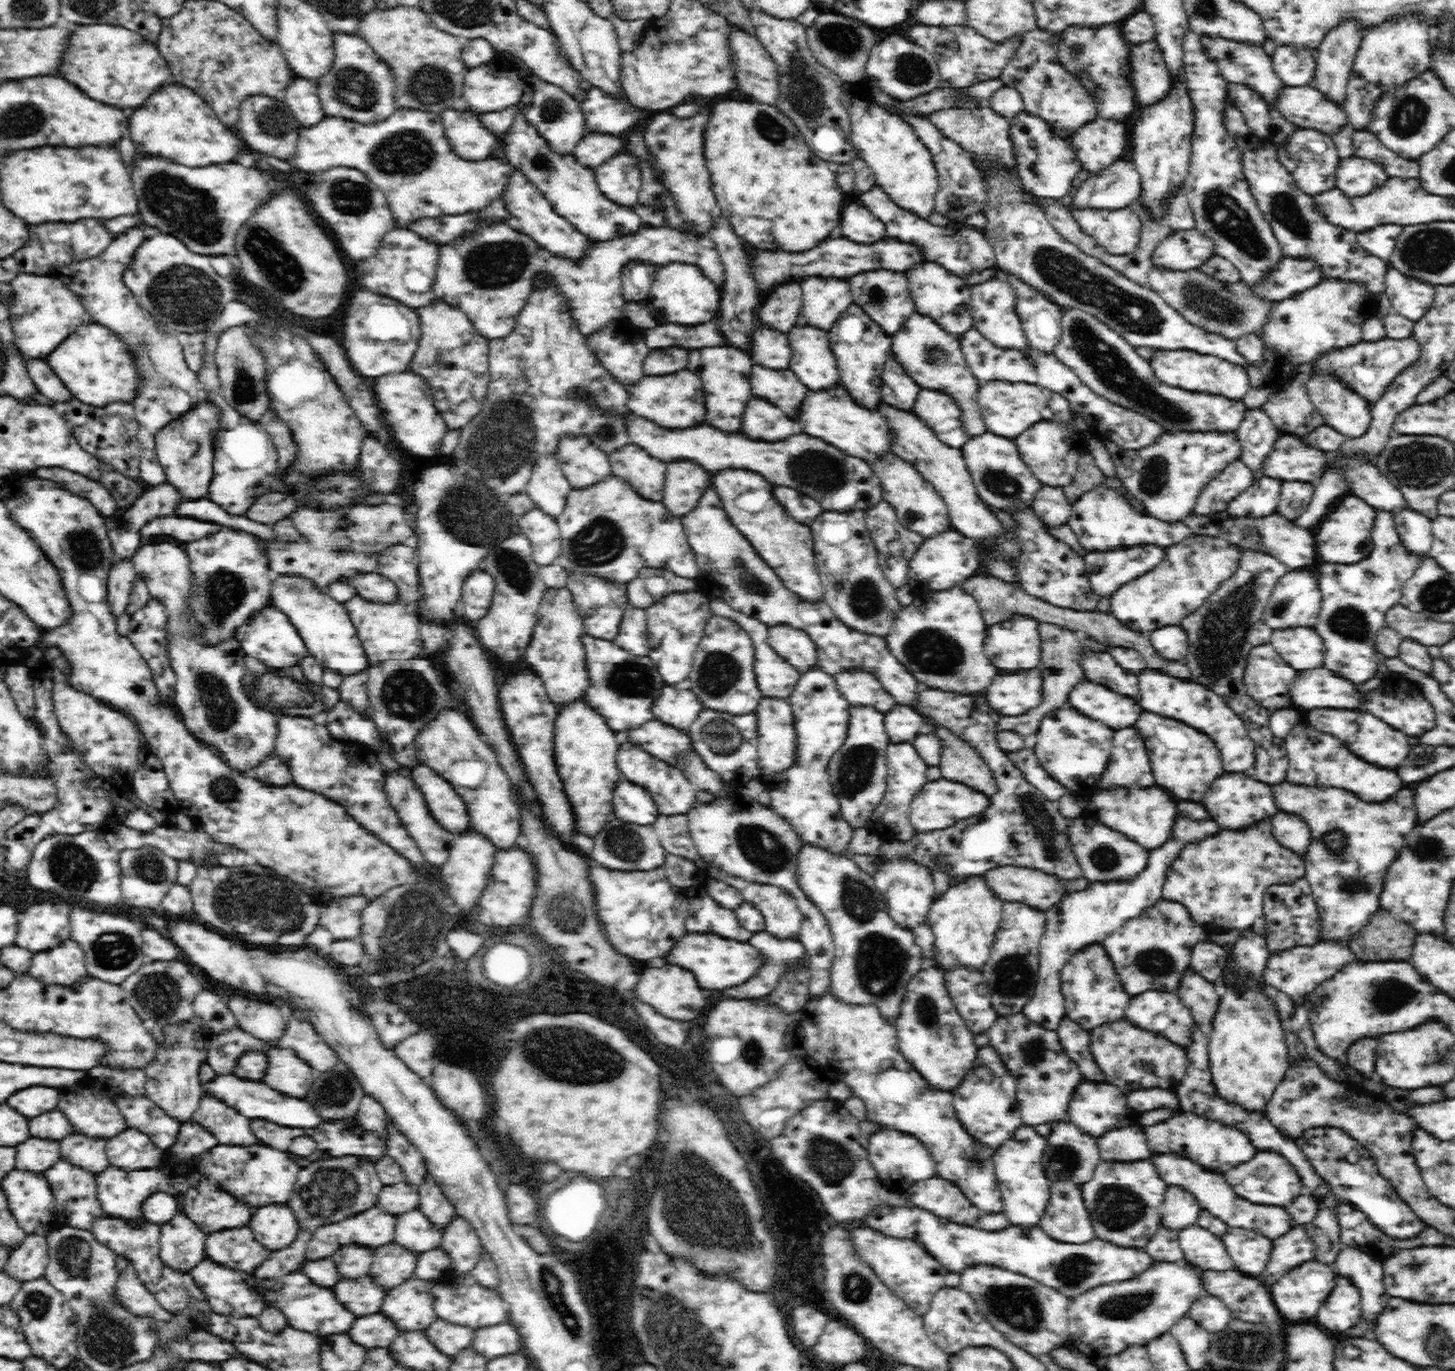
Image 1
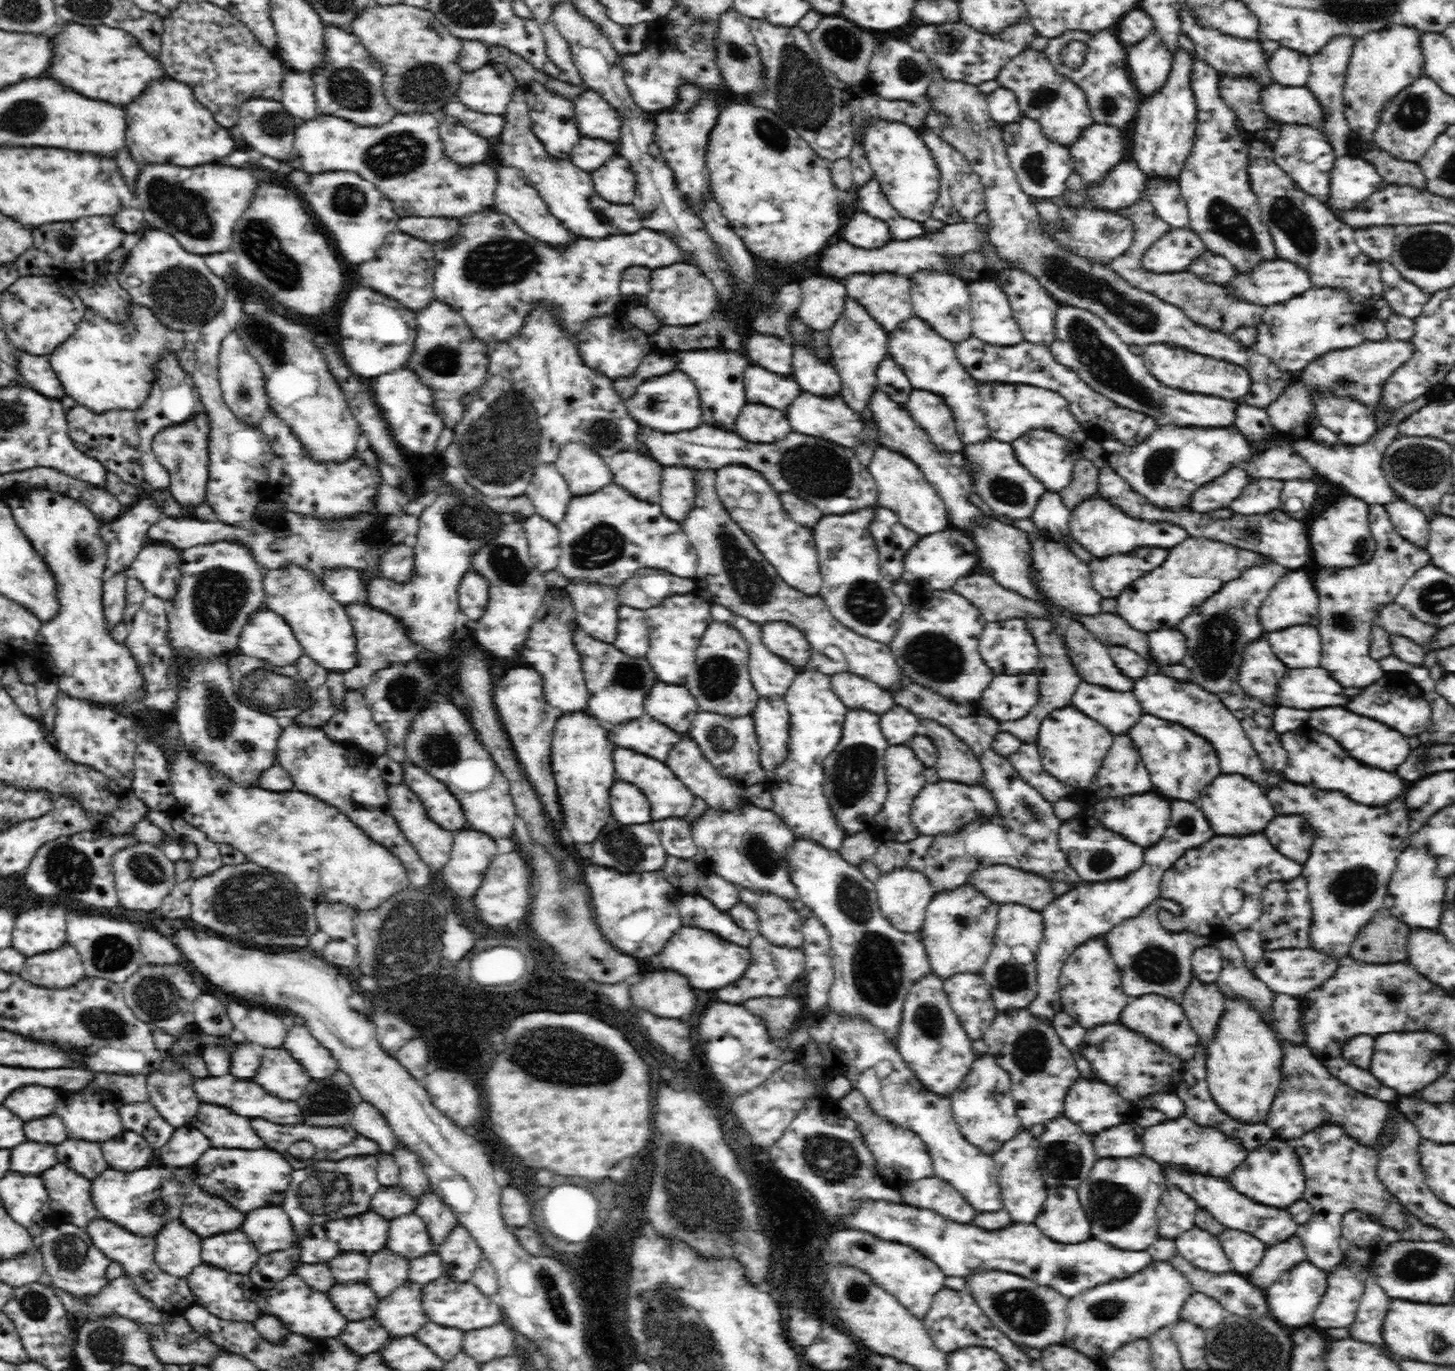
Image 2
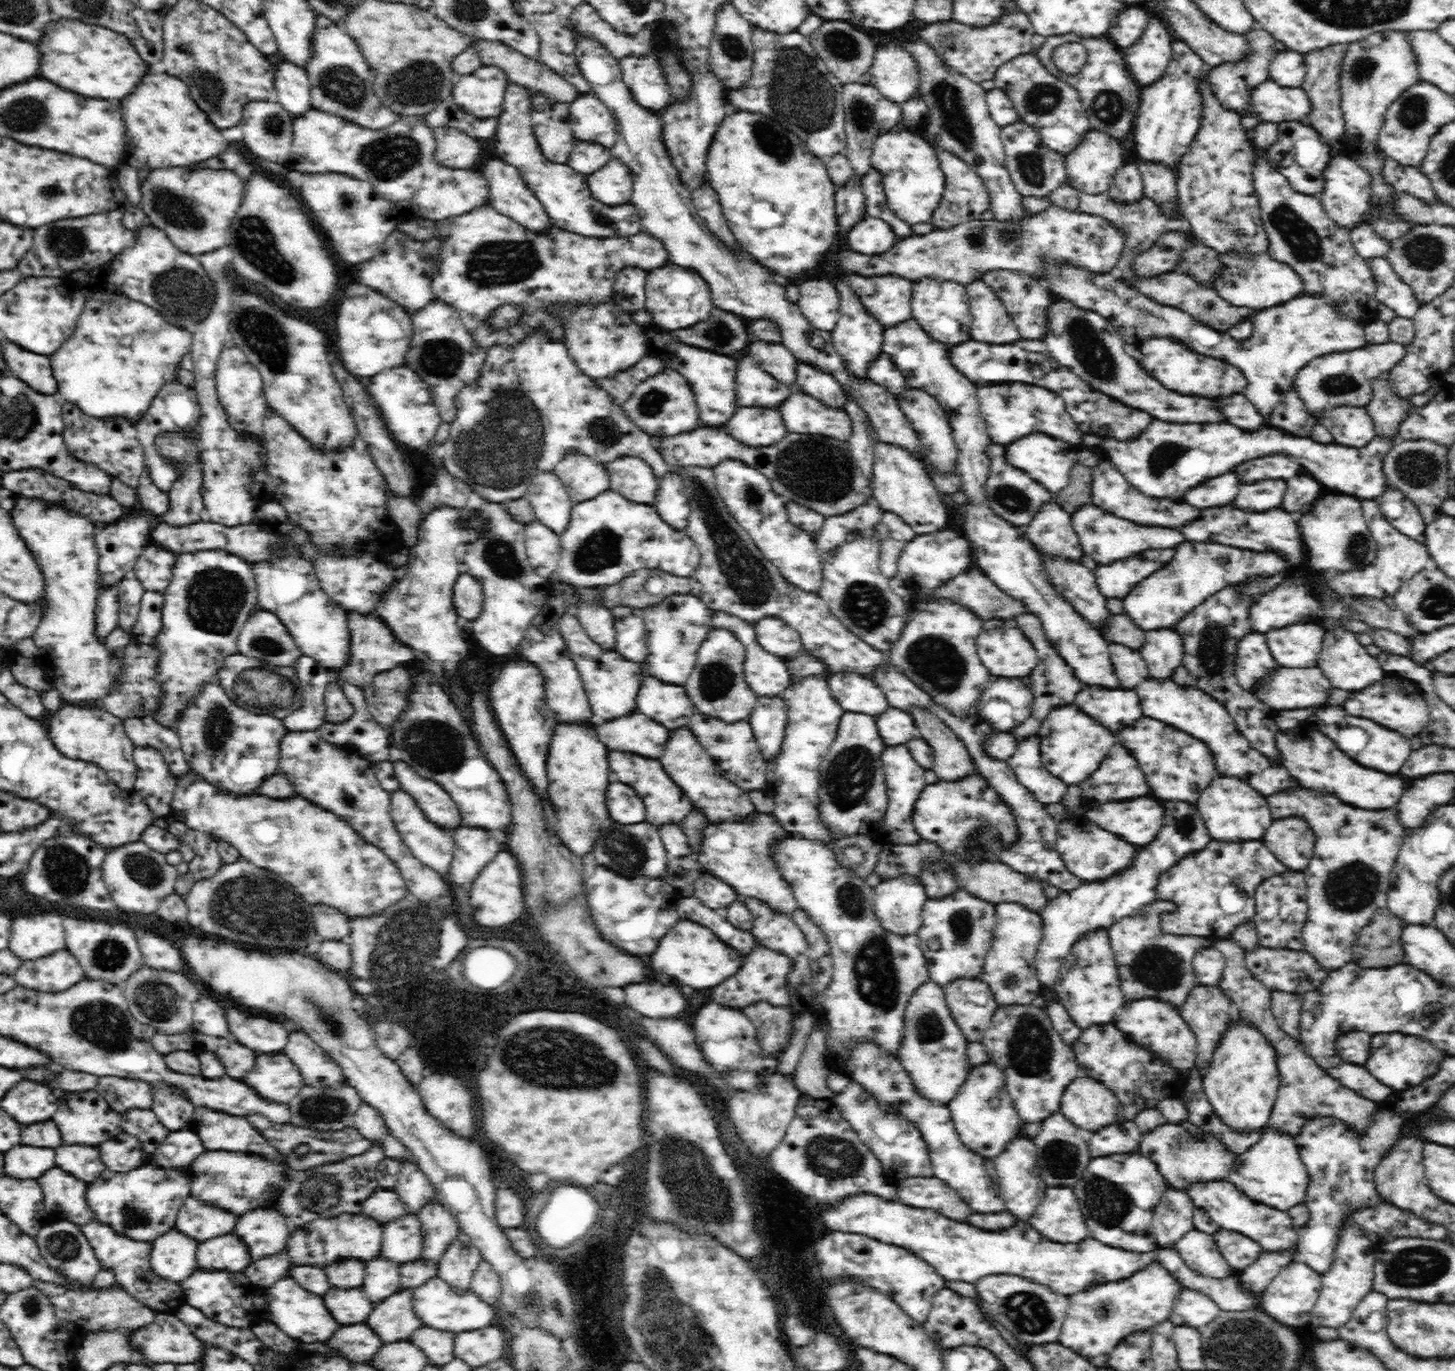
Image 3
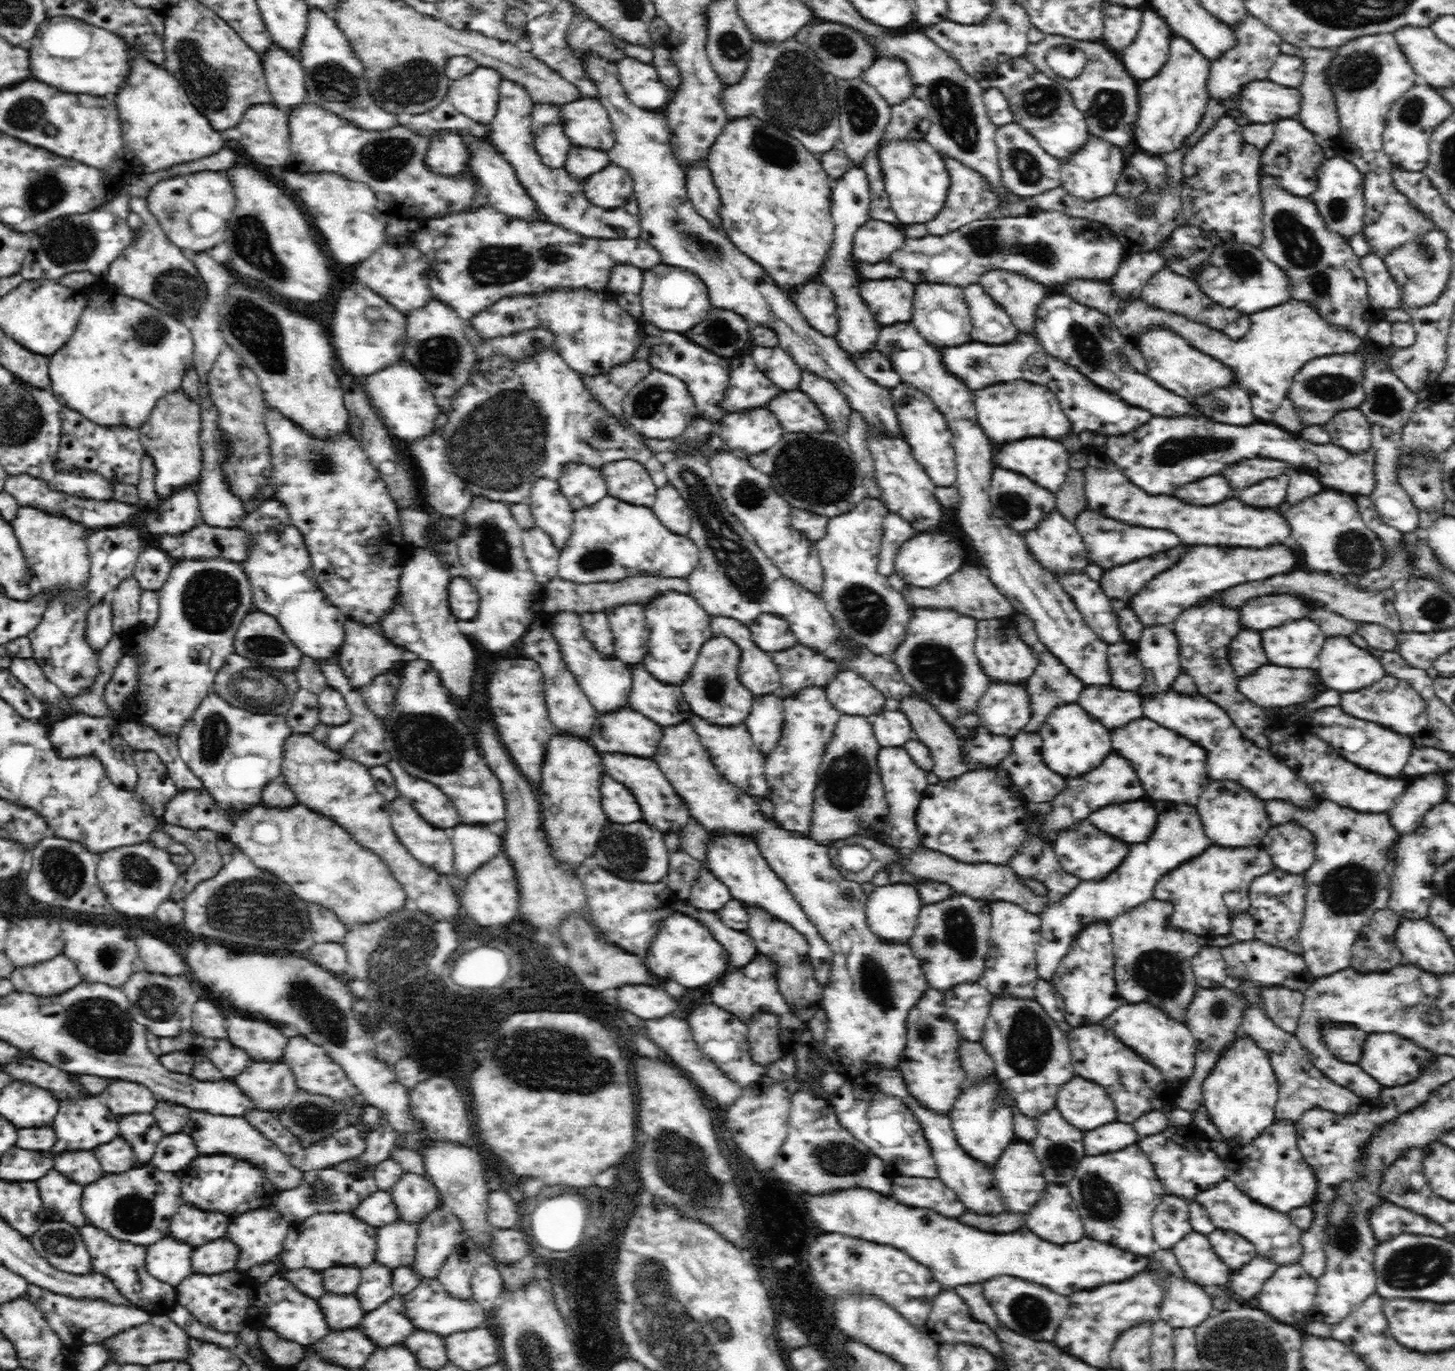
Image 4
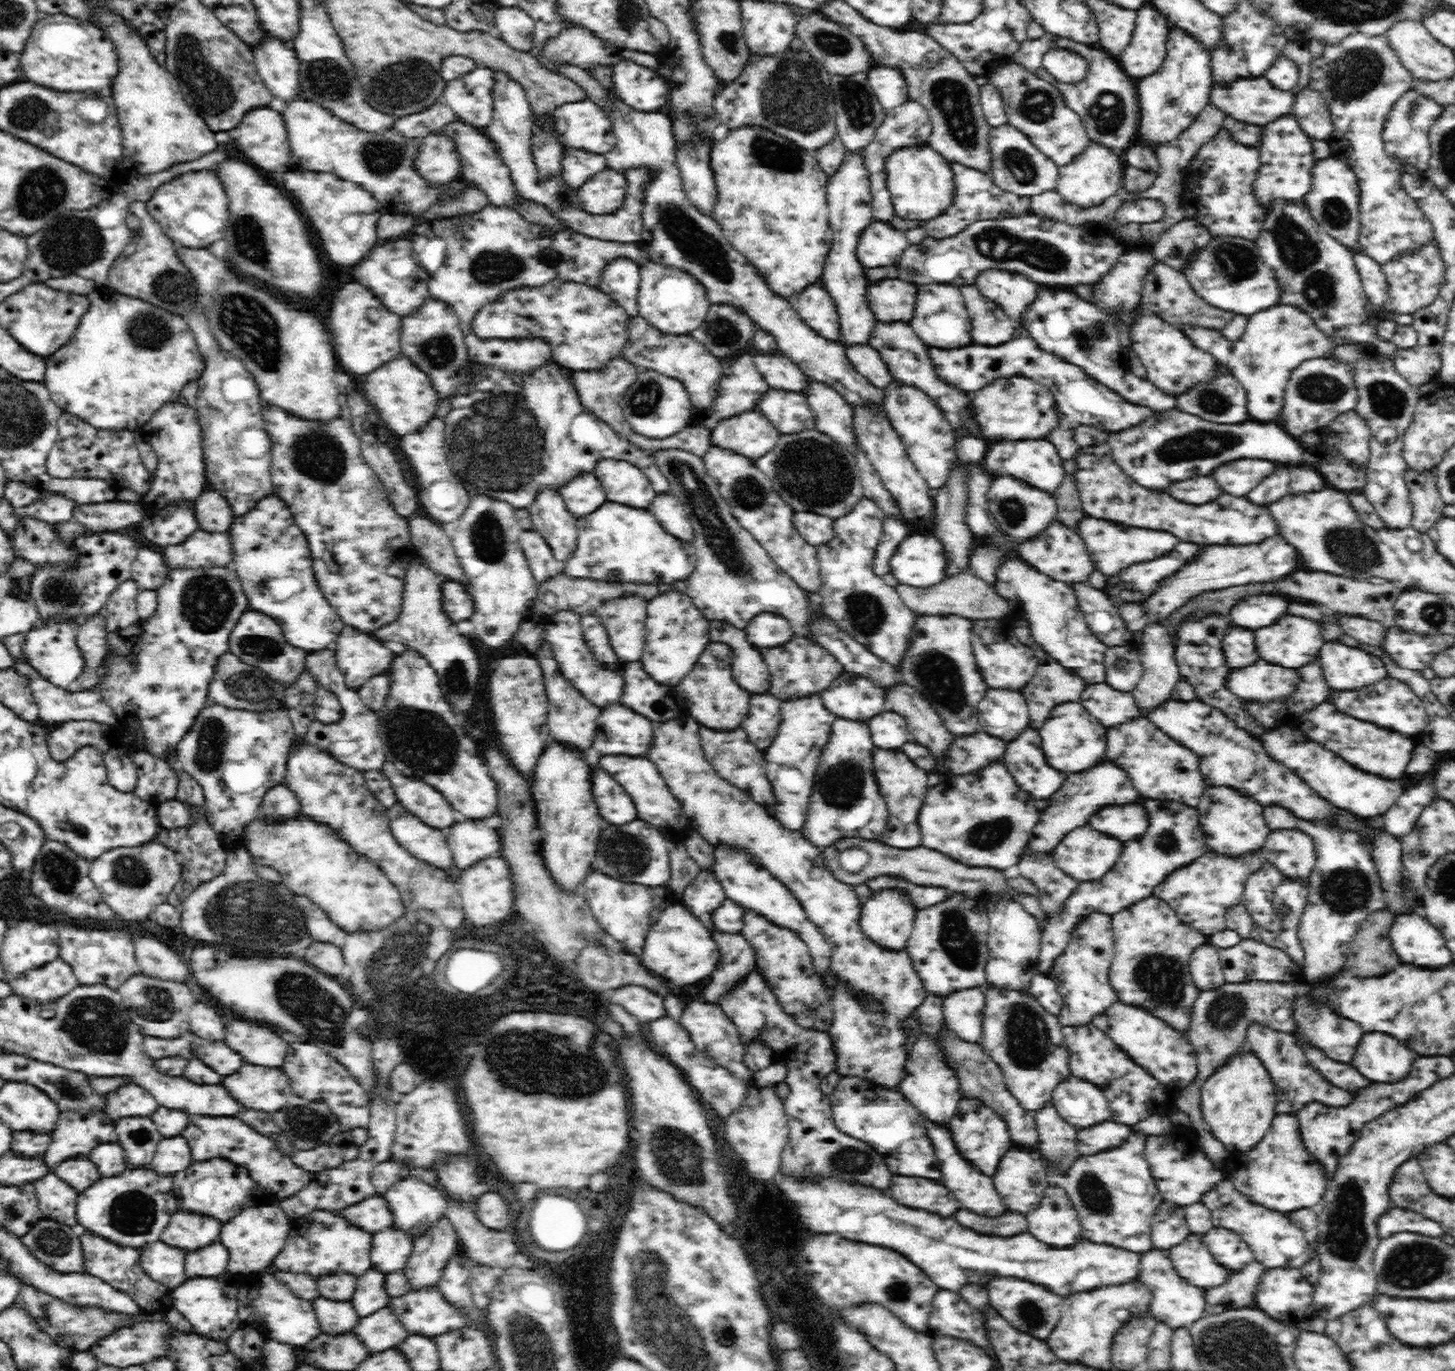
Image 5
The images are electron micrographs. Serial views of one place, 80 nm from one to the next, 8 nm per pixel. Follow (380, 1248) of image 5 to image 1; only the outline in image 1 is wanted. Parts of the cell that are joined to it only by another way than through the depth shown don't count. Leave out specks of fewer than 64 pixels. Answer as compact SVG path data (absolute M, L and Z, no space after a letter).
M419 1208L397 1215L394 1243L424 1253L442 1244L445 1229L430 1221Z

